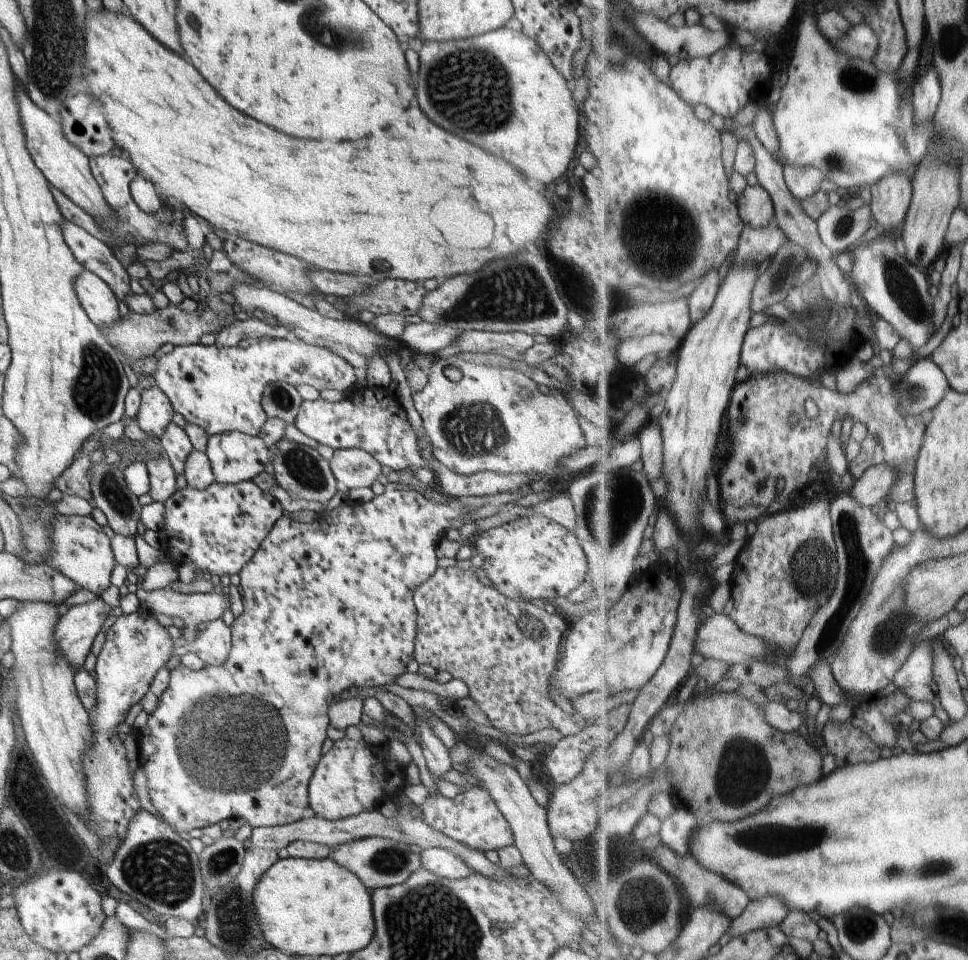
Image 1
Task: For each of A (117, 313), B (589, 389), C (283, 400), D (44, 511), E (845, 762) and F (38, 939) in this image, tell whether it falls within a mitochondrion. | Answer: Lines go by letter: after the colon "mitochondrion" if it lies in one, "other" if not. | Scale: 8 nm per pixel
A: other
B: other
C: mitochondrion
D: other
E: other
F: other

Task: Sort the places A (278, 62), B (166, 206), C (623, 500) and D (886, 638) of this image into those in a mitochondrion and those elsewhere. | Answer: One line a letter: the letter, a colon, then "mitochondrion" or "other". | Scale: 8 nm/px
A: other
B: other
C: mitochondrion
D: mitochondrion

